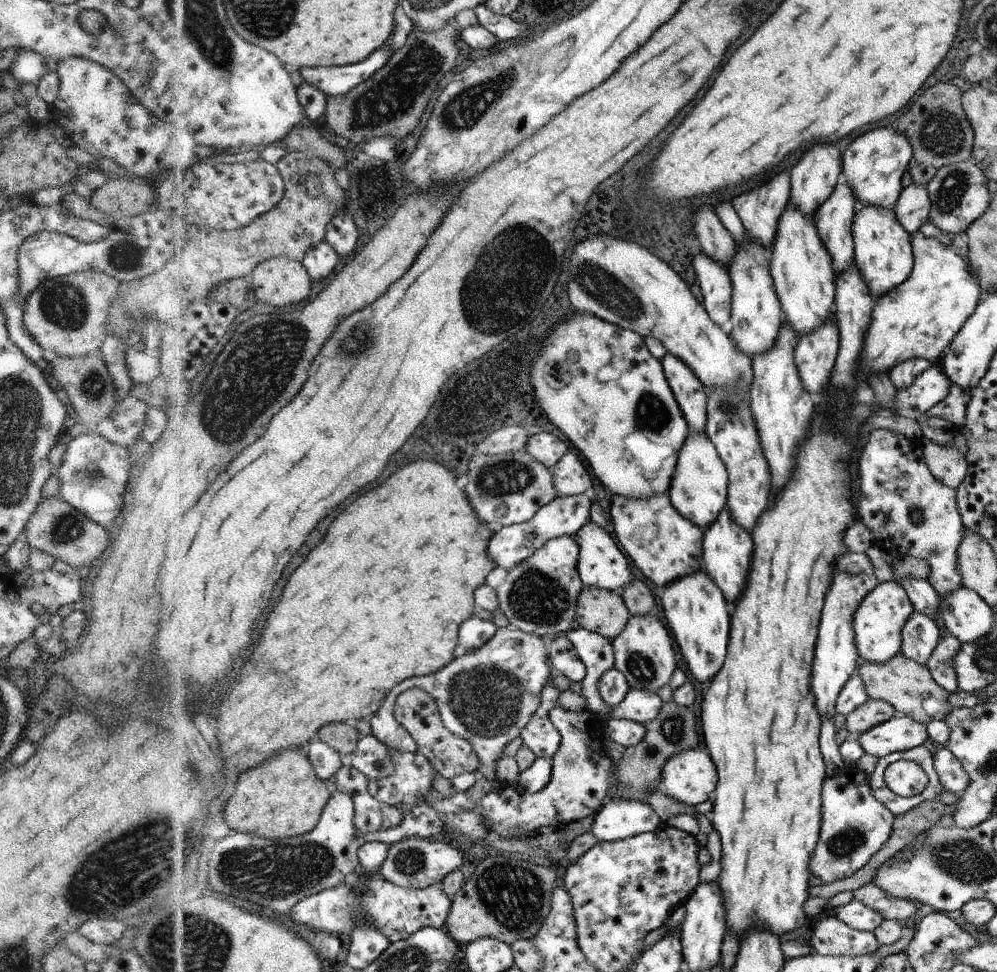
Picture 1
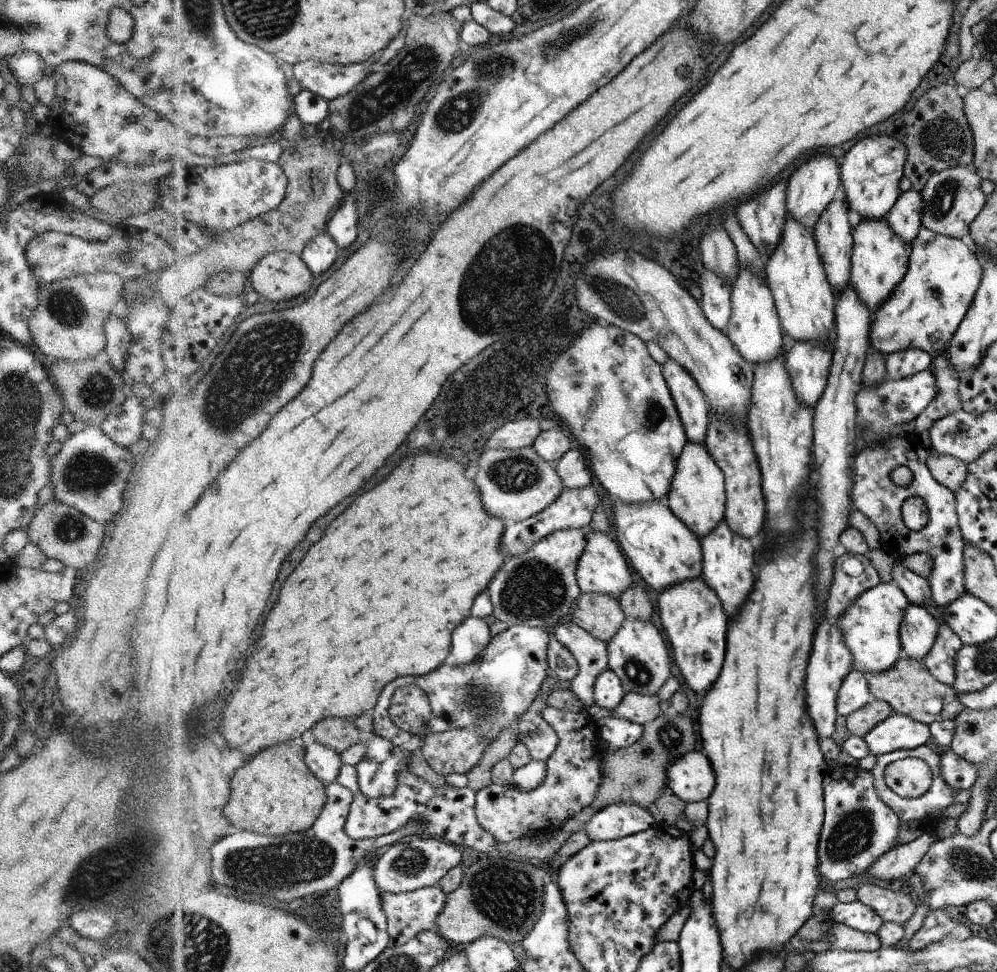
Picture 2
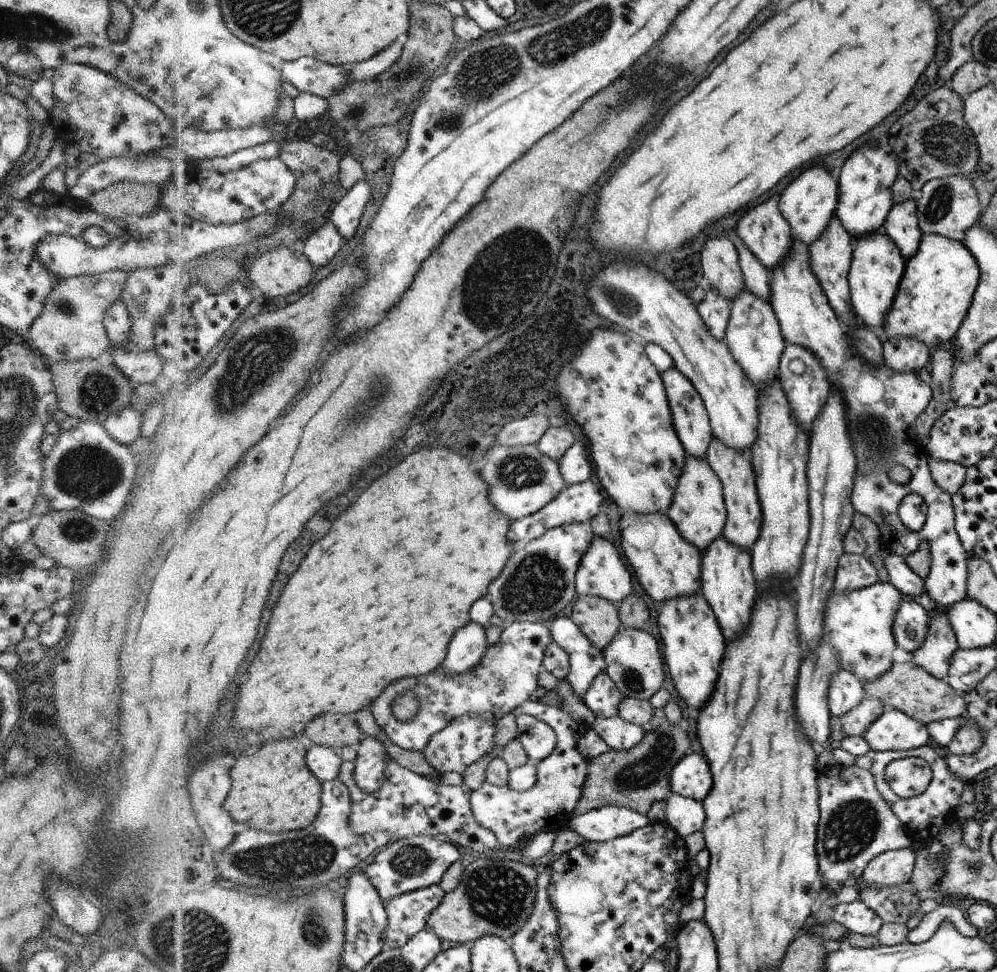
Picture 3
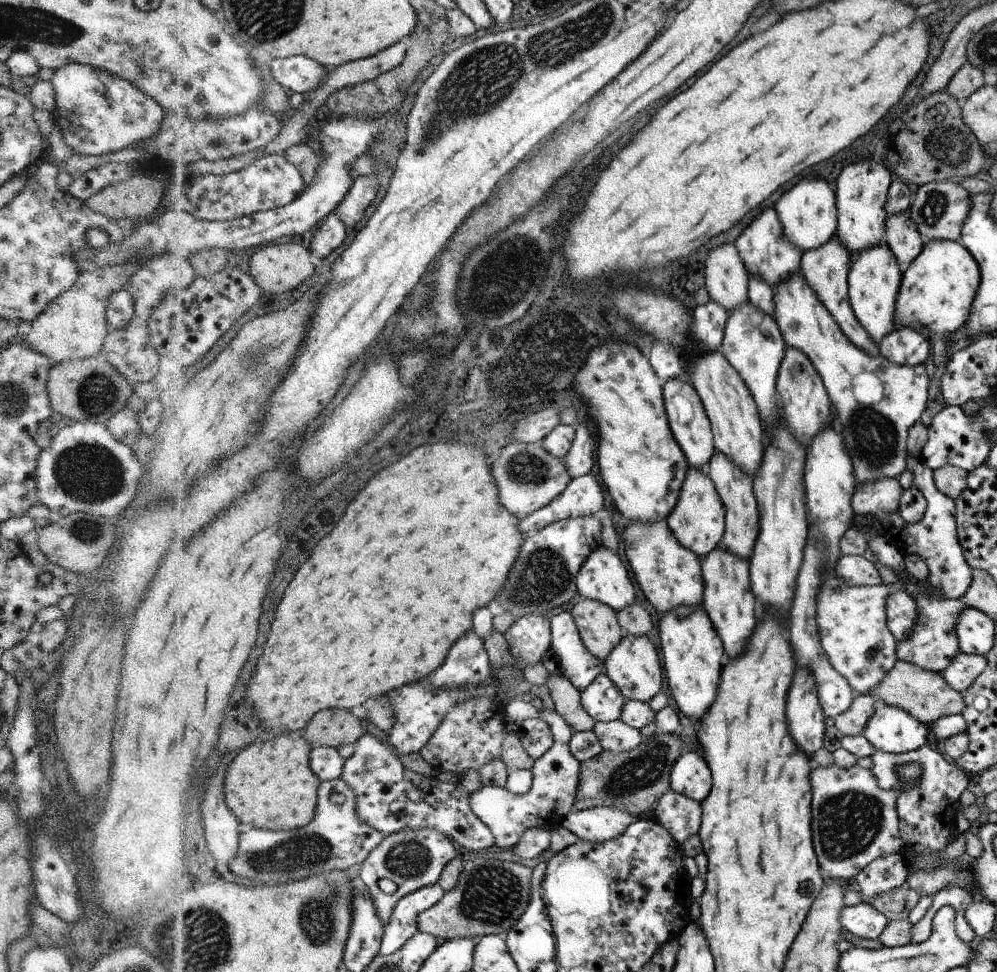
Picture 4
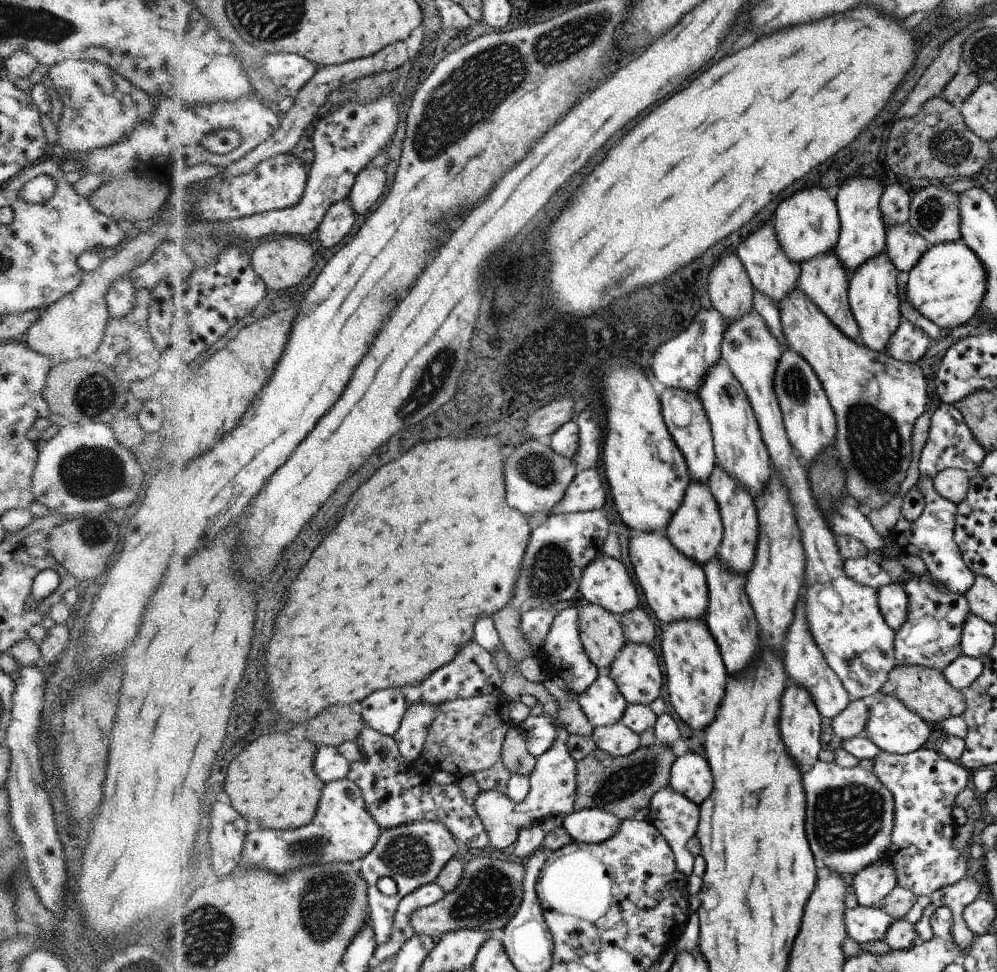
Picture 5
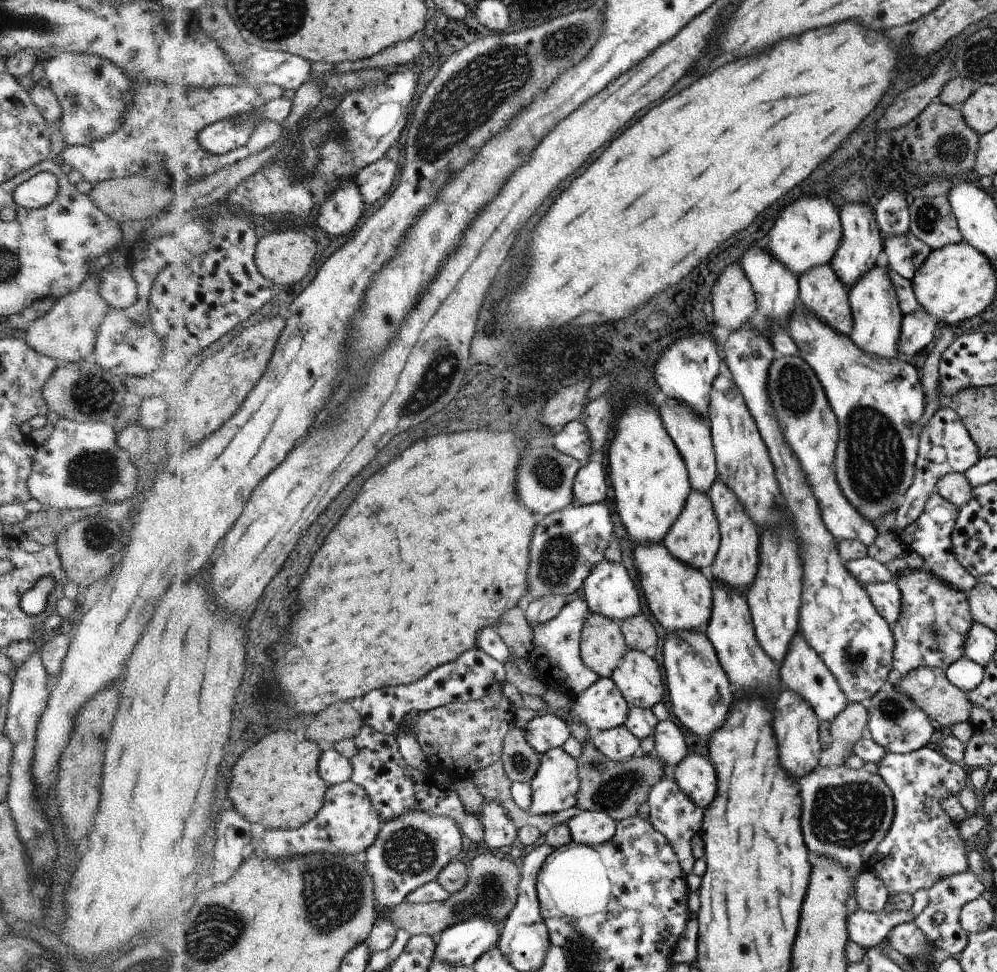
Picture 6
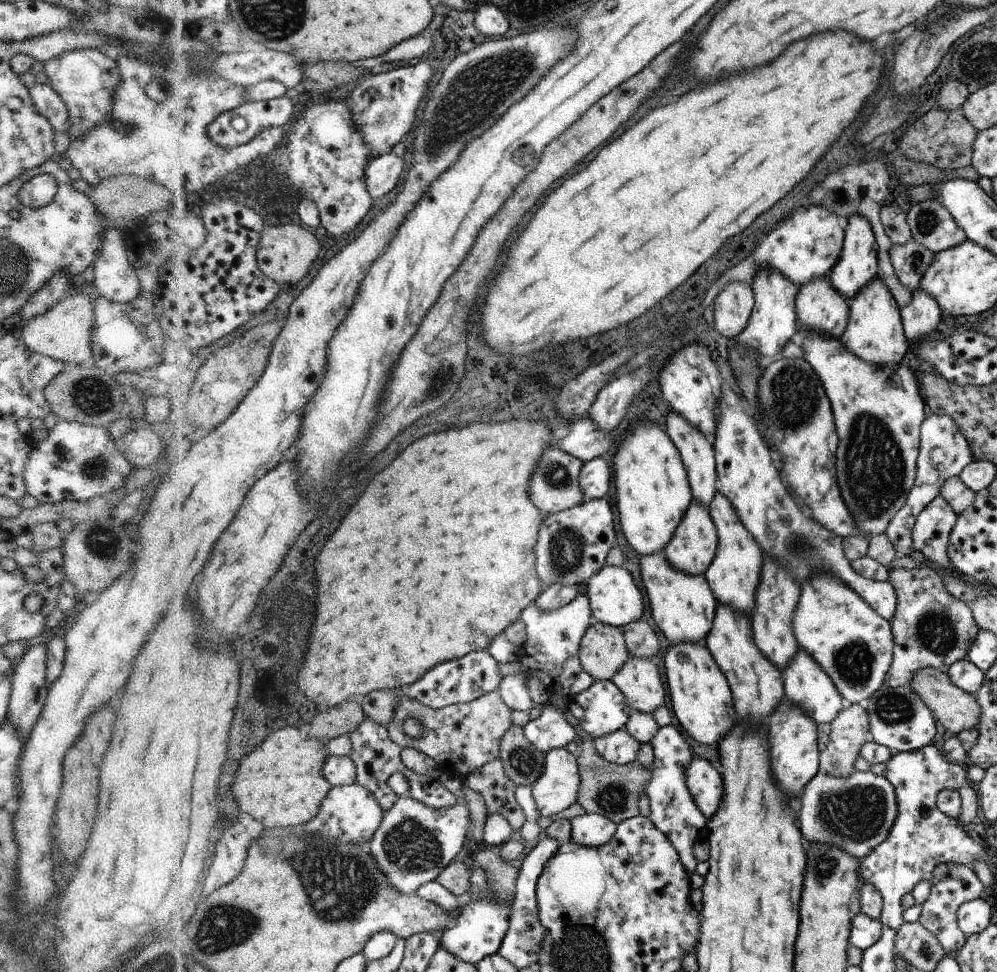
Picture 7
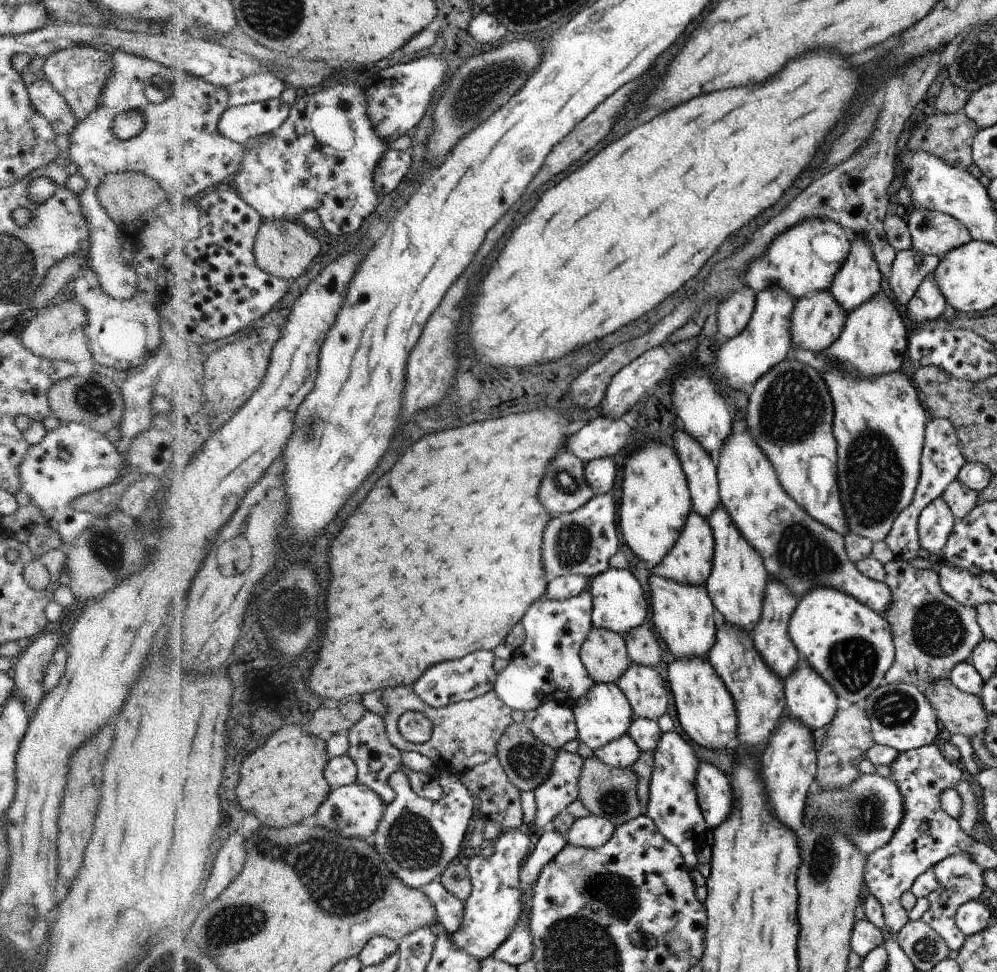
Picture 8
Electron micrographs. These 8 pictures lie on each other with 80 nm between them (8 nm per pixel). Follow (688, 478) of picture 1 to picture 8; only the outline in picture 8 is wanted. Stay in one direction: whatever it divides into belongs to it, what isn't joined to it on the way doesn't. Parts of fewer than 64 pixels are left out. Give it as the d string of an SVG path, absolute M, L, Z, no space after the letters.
M694 512L694 514L690 513L689 515L690 522L685 522L686 530L682 530L682 538L678 537L678 546L673 546L672 550L665 554L664 560L650 568L657 575L674 579L679 583L704 585L713 568L714 535L712 534L708 518L697 512Z

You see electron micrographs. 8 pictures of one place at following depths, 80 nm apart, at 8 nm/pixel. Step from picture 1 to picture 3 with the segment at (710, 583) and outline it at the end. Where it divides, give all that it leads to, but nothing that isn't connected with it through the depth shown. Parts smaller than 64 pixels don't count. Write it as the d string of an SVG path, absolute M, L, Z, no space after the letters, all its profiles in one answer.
M701 593L671 598L658 606L657 625L660 638L665 643L665 659L678 694L696 716L696 708L702 708L720 674L720 662L724 658L724 636L720 620L708 599Z

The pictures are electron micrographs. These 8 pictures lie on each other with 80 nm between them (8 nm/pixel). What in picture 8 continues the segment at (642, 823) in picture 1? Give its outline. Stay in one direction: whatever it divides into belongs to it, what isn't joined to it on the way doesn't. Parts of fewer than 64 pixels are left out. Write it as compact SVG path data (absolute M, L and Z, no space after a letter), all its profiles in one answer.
M590 815L576 819L566 834L566 841L577 847L595 849L613 837L616 827L610 819Z

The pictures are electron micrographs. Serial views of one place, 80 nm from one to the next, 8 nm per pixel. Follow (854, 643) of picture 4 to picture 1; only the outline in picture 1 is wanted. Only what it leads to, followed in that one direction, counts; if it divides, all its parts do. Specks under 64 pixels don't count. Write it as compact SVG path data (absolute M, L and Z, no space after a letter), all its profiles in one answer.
M894 580L877 585L861 602L853 620L856 631L857 651L860 659L883 663L892 660L901 652L906 621L914 614L913 601L901 583Z

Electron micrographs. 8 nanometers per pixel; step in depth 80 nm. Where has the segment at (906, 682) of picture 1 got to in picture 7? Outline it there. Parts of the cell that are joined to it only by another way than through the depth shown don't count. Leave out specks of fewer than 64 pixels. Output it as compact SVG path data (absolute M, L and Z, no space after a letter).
M922 669L908 686L922 698L923 702L933 712L937 721L949 735L956 735L964 729L971 729L980 724L981 708L977 698L961 687L954 686L953 681L943 670L940 669Z

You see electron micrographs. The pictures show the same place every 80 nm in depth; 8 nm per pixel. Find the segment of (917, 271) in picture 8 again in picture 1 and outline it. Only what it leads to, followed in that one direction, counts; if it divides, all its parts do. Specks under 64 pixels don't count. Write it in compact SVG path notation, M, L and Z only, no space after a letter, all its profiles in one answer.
M907 181L893 209L901 225L912 235L928 222L930 207L927 185Z

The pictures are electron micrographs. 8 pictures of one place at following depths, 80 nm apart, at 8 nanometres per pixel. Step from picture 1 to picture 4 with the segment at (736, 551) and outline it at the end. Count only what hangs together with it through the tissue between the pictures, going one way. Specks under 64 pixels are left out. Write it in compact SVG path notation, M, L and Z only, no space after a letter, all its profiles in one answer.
M721 545L701 560L701 574L704 579L702 605L710 614L711 621L714 622L721 641L725 642L727 653L730 650L730 658L734 658L744 650L746 640L750 638L752 630L758 624L756 608L754 608L756 606L756 597L750 580L748 560L744 560L744 558Z

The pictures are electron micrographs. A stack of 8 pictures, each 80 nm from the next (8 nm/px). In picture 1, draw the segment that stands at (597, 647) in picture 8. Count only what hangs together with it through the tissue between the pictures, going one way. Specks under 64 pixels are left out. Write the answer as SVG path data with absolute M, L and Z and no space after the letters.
M591 586L583 588L577 598L575 626L611 640L622 632L631 616L619 591Z

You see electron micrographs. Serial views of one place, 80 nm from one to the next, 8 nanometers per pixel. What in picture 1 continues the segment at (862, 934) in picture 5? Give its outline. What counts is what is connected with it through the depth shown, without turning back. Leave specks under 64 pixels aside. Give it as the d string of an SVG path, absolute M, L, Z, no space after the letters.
M852 899L848 904L832 908L830 912L838 920L845 922L857 931L873 932L874 929L878 929L884 922L880 912L872 910L872 908L856 899Z

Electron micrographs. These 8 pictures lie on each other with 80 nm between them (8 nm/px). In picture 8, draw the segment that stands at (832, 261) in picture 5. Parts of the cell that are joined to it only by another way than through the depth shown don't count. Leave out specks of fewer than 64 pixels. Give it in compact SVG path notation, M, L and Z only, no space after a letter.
M820 289L796 300L791 326L793 347L800 347L815 353L827 349L843 332L842 326L846 318L844 309L829 289Z

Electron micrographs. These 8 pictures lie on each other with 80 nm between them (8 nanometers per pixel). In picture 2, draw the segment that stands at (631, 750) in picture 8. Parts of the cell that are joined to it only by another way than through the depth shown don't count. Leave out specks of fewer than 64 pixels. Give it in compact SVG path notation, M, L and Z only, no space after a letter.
M596 716L600 738L611 749L624 749L634 745L644 736L644 727L614 716Z

